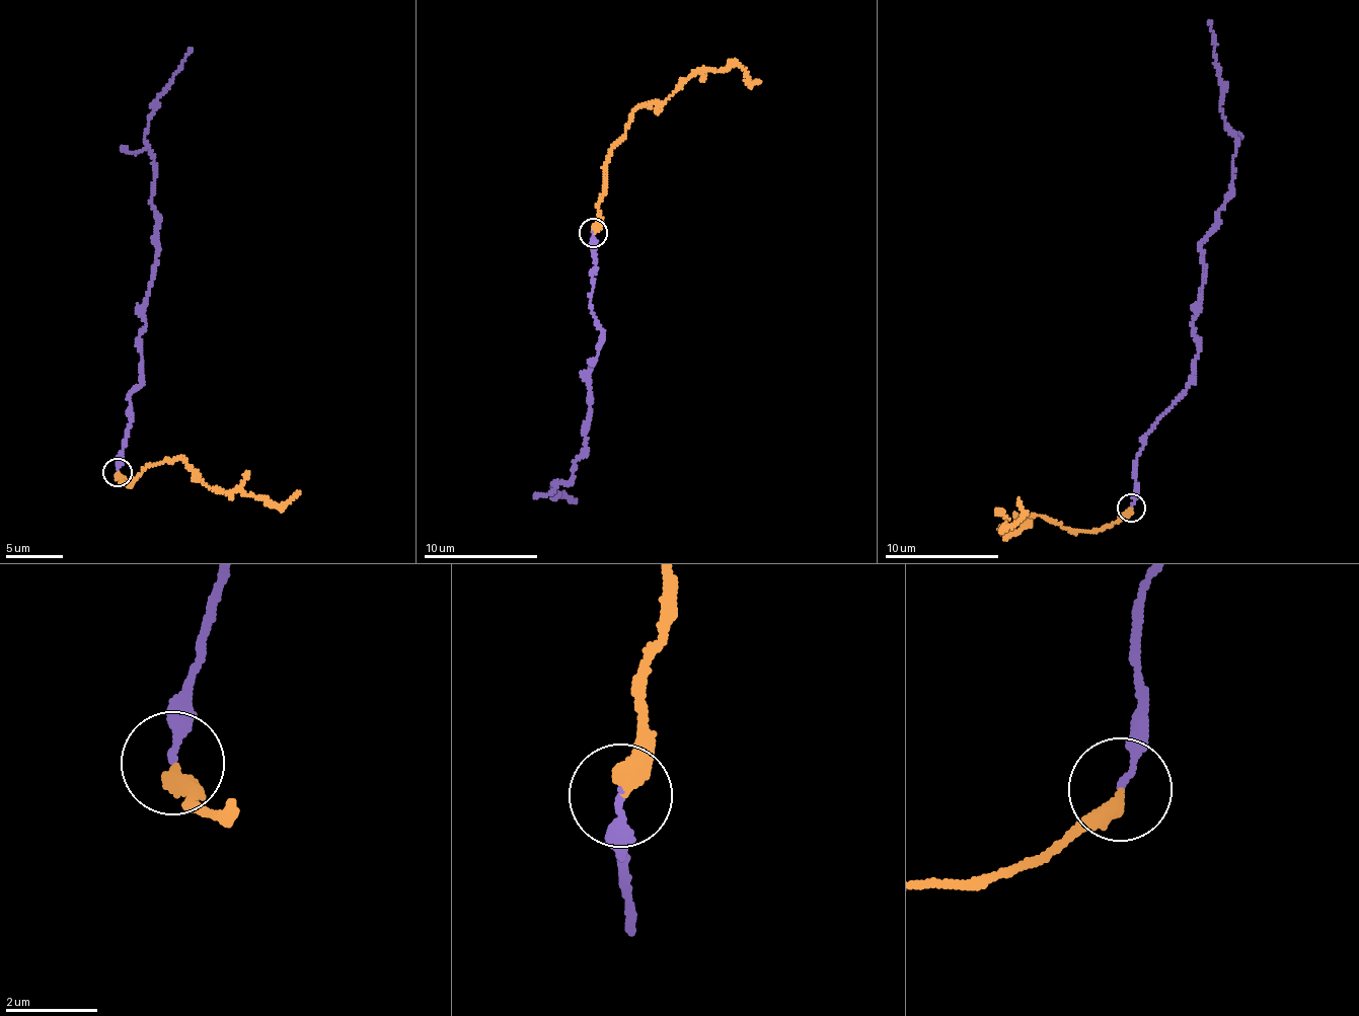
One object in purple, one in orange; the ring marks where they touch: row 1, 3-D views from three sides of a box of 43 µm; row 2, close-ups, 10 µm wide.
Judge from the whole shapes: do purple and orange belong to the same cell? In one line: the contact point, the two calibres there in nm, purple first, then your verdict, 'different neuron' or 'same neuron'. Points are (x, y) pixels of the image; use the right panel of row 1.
at (1131, 508); 130 nm thick on the purple side, 400 nm on the other; different neuron

